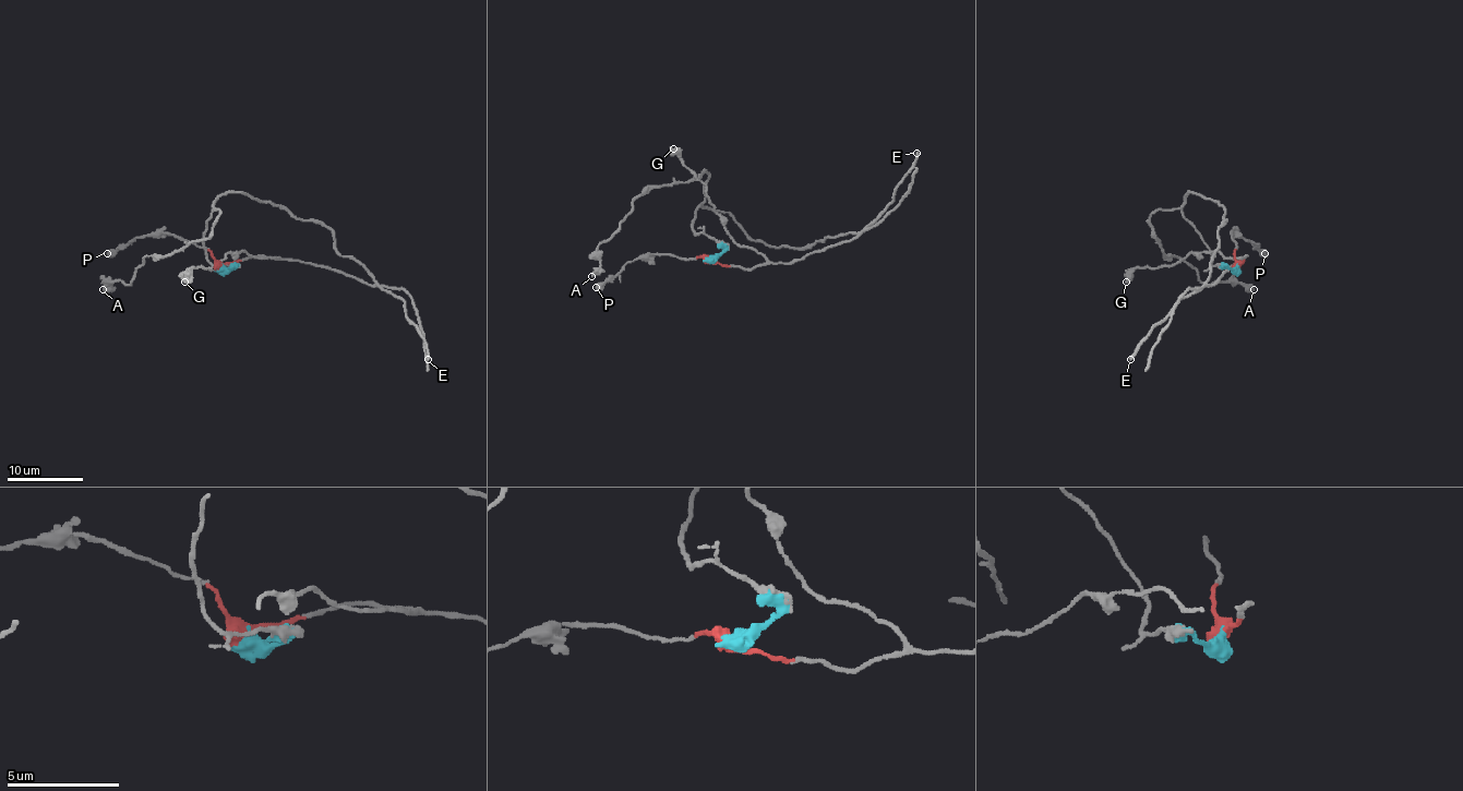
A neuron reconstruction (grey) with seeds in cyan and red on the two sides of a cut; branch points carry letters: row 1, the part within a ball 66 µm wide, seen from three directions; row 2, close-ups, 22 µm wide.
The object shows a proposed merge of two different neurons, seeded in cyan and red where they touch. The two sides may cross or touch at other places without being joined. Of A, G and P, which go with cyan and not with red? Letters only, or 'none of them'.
A

